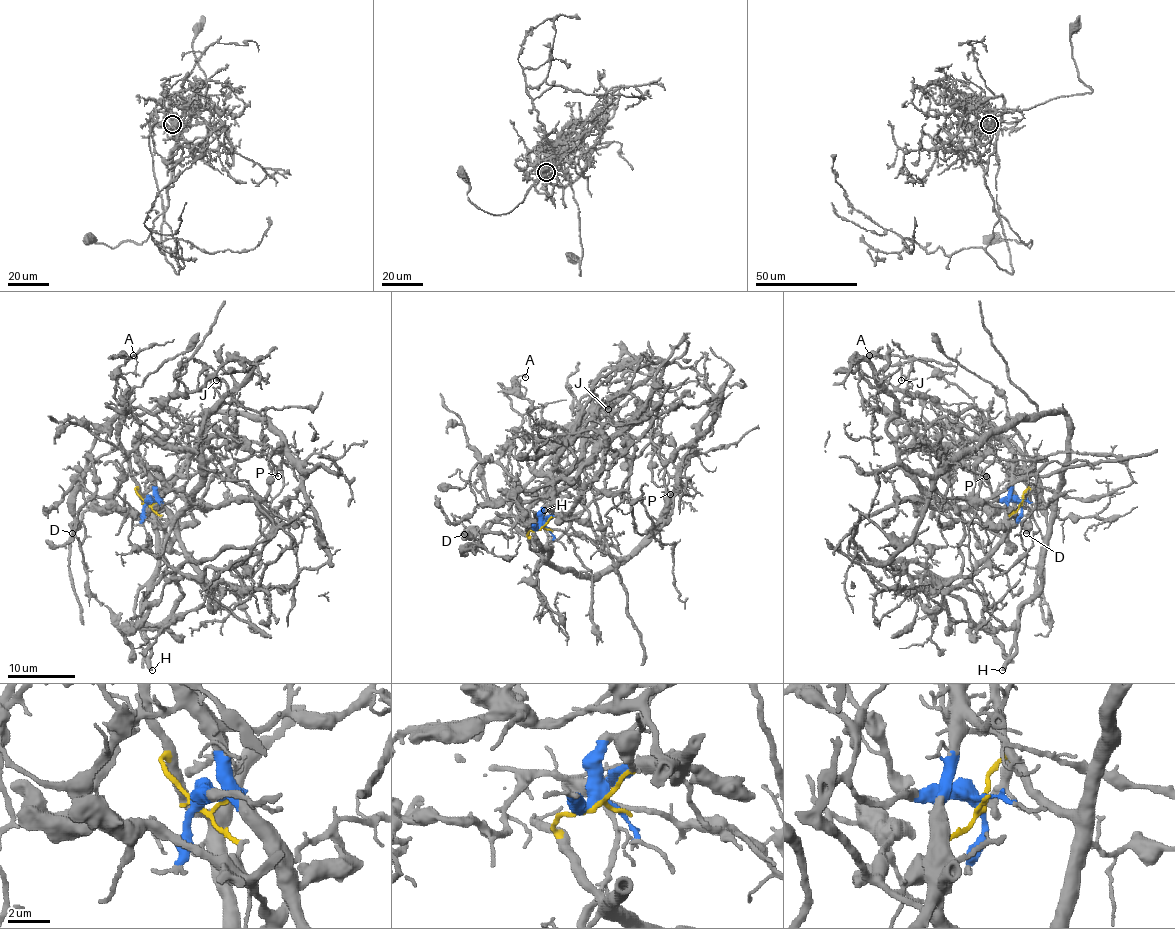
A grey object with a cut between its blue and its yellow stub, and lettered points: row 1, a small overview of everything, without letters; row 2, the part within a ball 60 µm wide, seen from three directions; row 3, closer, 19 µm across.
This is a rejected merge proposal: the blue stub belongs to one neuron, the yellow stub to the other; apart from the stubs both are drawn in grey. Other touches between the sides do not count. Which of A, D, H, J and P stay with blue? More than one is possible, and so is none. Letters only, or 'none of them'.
P

